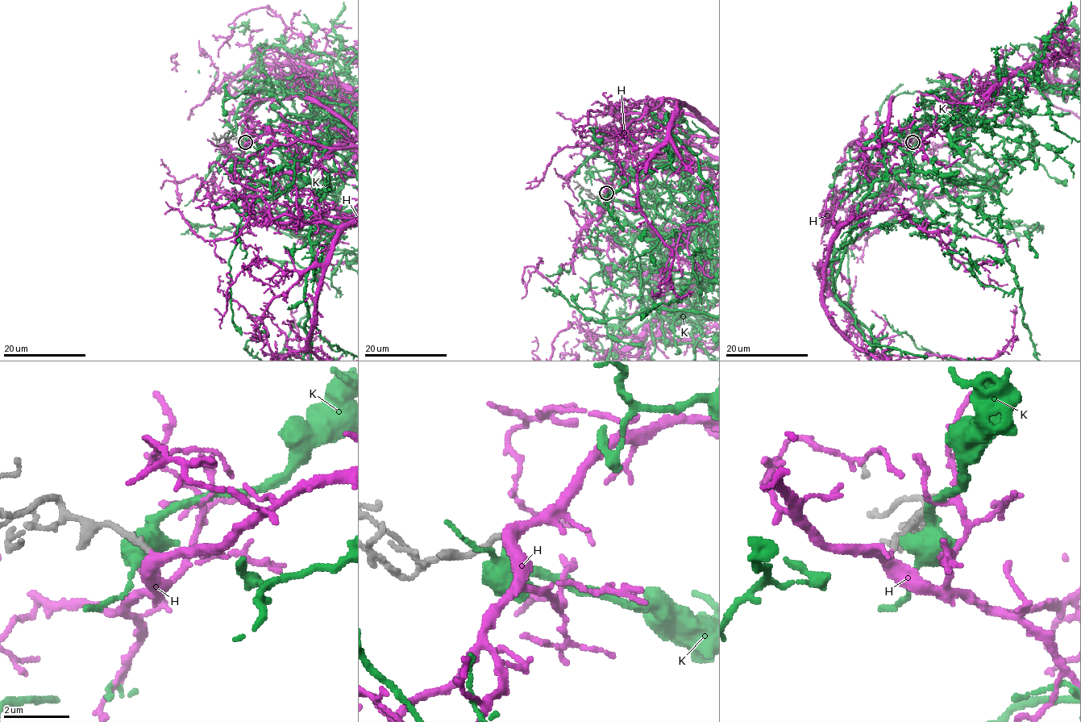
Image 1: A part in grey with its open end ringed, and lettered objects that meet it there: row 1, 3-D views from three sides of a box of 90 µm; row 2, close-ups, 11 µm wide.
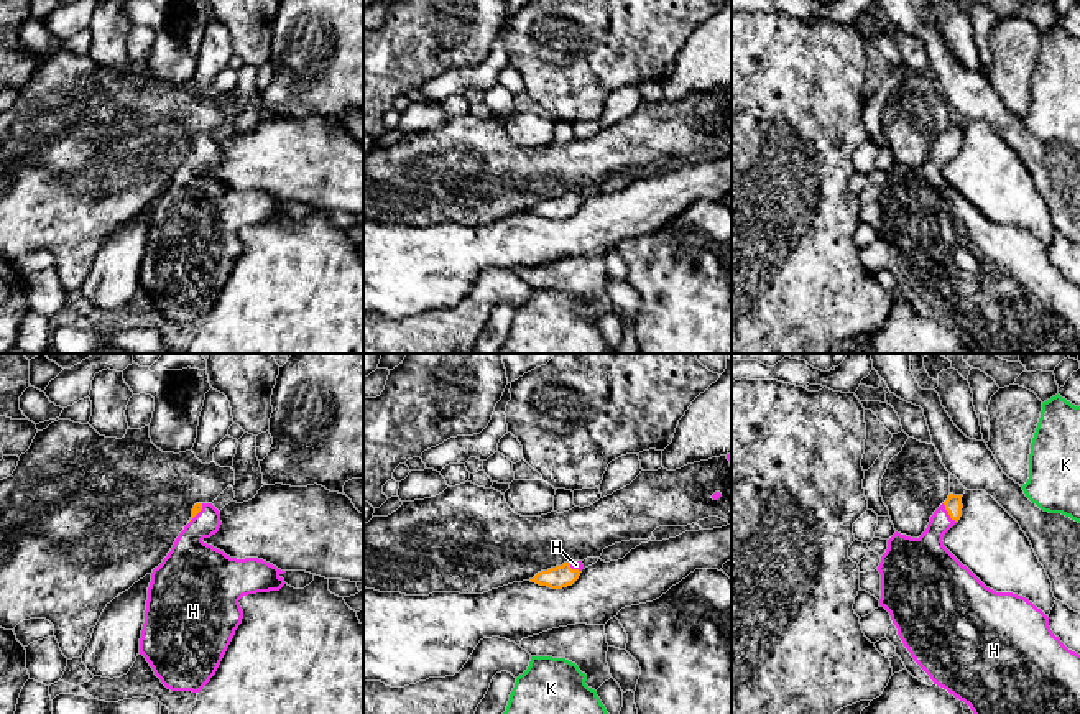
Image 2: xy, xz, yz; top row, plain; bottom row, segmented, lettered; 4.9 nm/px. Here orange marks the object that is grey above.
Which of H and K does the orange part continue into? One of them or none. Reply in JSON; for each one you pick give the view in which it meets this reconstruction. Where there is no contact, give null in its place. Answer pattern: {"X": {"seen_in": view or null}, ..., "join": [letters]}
{"H": {"seen_in": "yz"}, "join": ["H"]}

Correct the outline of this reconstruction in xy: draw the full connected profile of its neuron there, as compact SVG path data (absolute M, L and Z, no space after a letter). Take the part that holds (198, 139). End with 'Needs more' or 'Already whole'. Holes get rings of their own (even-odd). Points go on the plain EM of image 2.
M196 135L191 153L151 204L140 286L171 322L199 324L210 313L242 255L238 232L243 227L279 222L286 216L281 209L286 202L258 189L230 189L204 174L220 156L220 145L212 135Z. Needs more

